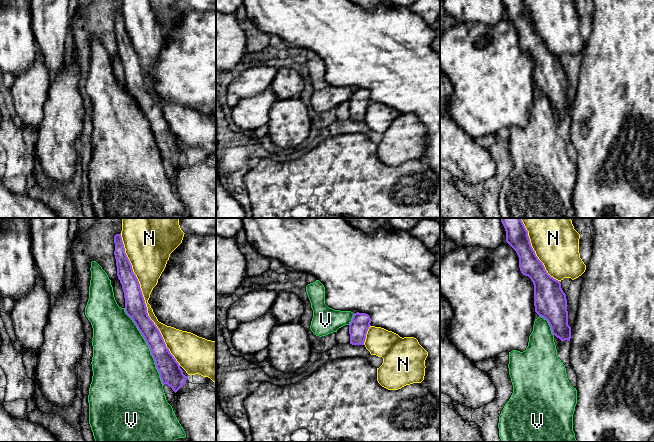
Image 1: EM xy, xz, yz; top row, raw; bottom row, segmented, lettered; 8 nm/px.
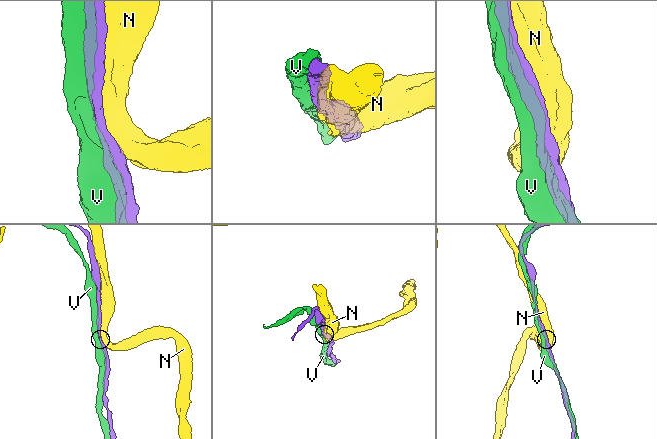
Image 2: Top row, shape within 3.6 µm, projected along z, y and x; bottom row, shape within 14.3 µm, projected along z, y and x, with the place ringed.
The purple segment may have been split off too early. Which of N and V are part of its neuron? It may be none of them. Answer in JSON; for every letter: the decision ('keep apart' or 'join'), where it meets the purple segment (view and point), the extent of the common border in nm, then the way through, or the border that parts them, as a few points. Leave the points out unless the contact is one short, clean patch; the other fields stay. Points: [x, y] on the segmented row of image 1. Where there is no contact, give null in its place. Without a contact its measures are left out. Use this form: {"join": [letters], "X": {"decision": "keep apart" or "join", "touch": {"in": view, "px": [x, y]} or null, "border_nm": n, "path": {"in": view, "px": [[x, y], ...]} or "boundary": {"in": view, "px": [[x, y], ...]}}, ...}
{"join": ["V"], "N": {"decision": "keep apart", "touch": {"in": "xy", "px": [143, 299]}, "border_nm": 1150}, "V": {"decision": "join", "touch": {"in": "xy", "px": [149, 347]}, "border_nm": 700}}

